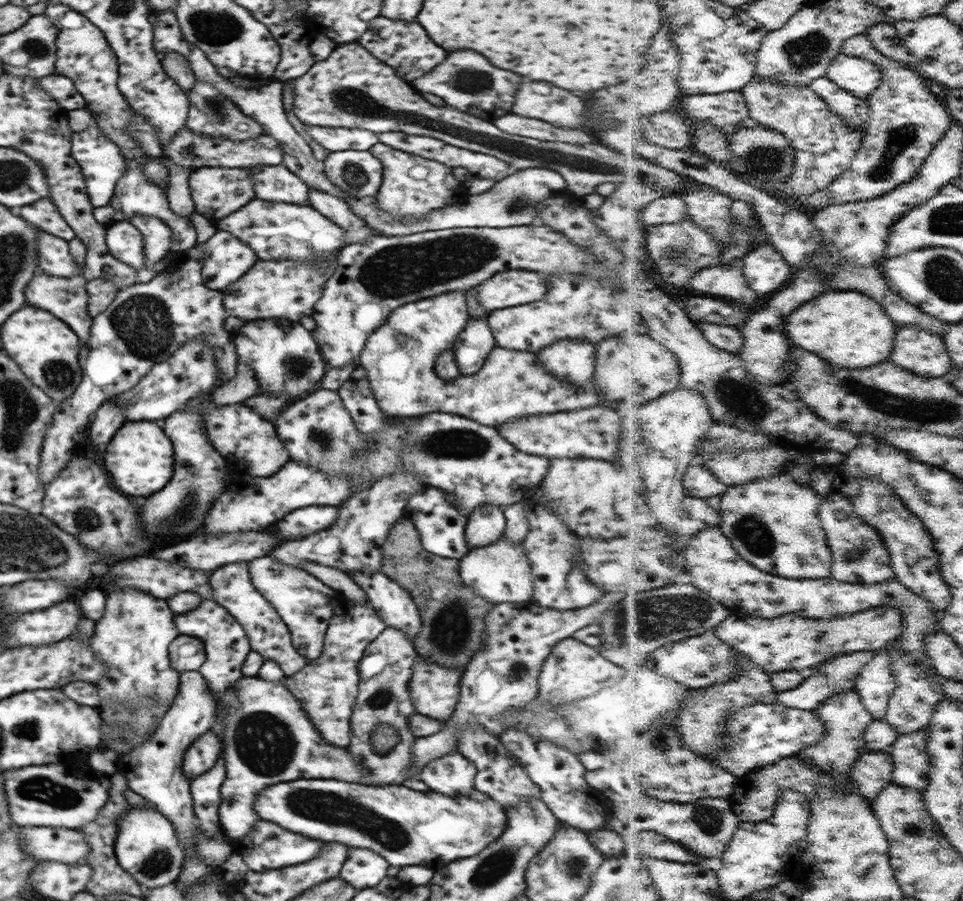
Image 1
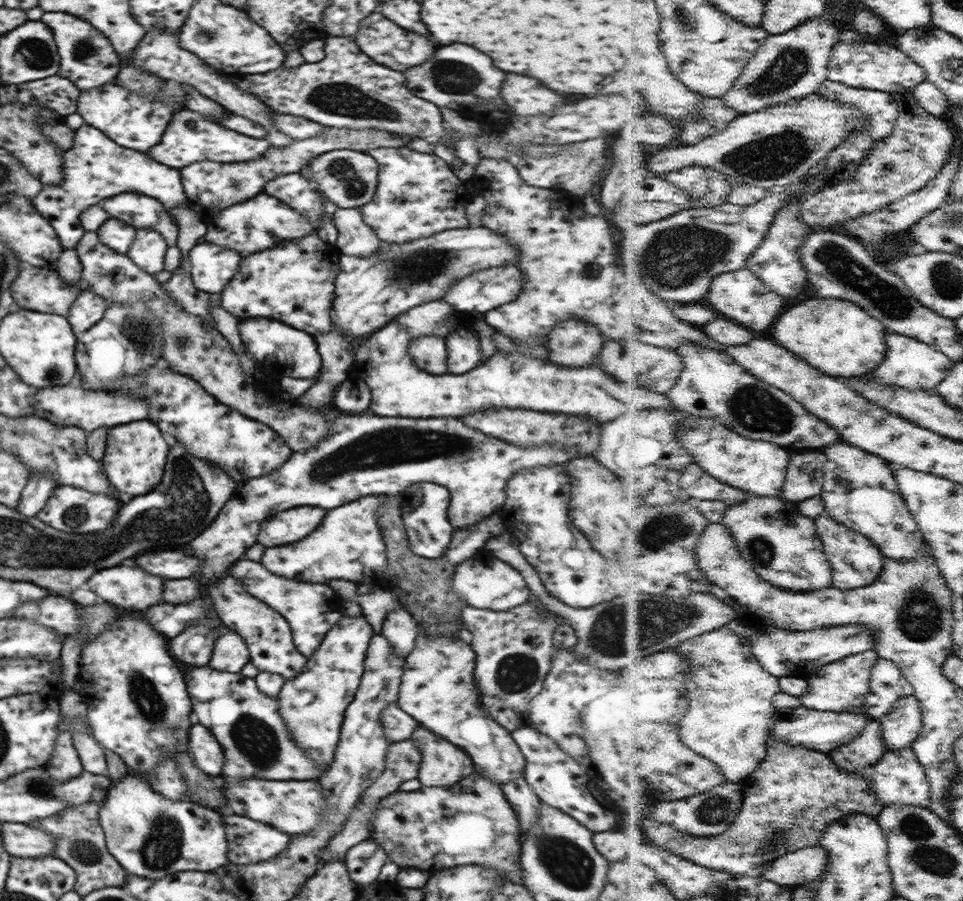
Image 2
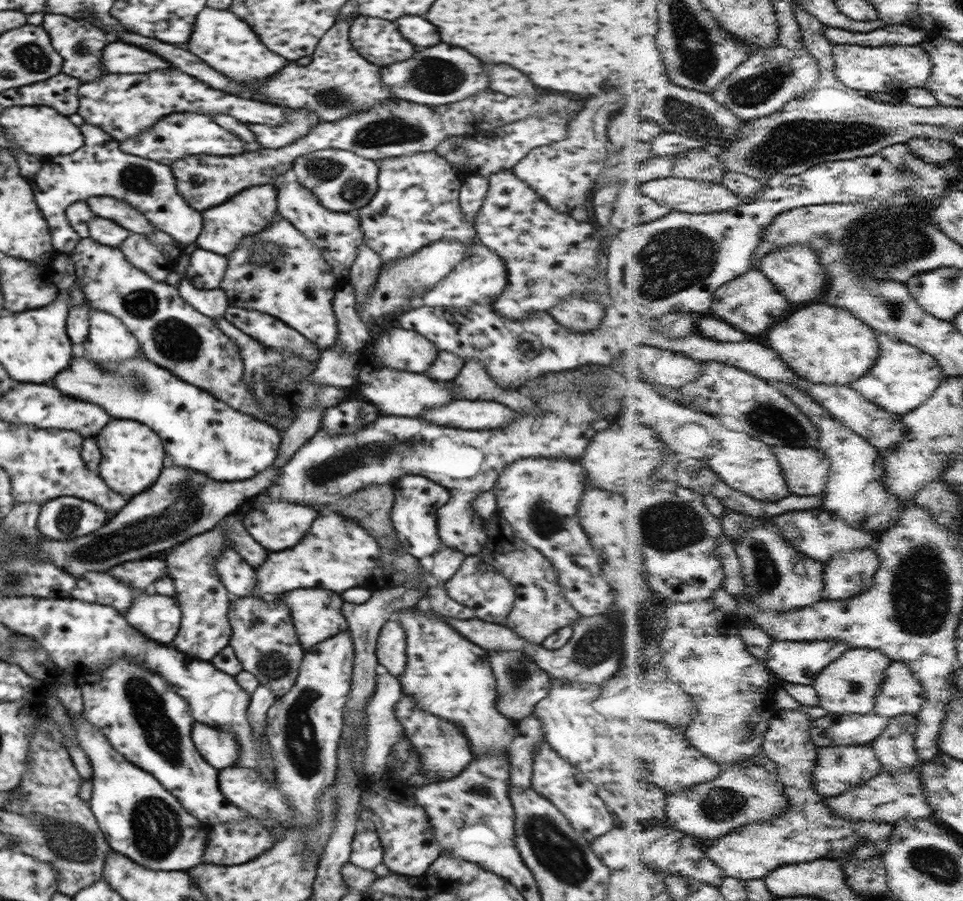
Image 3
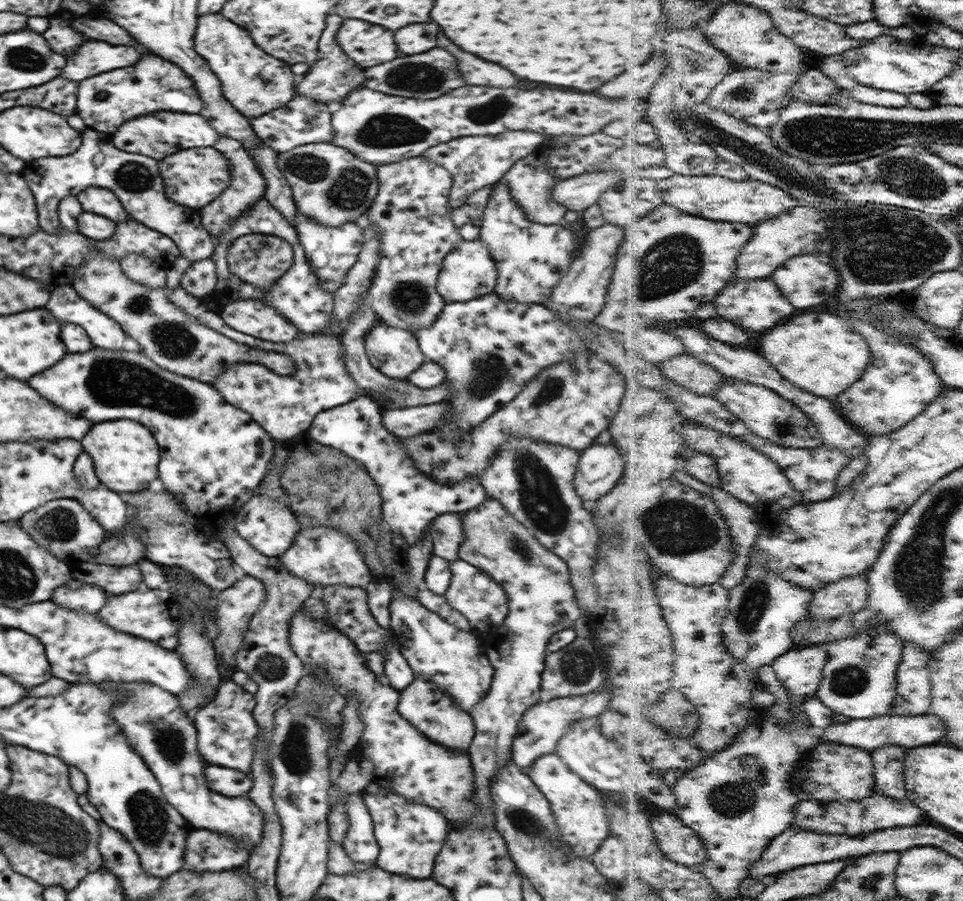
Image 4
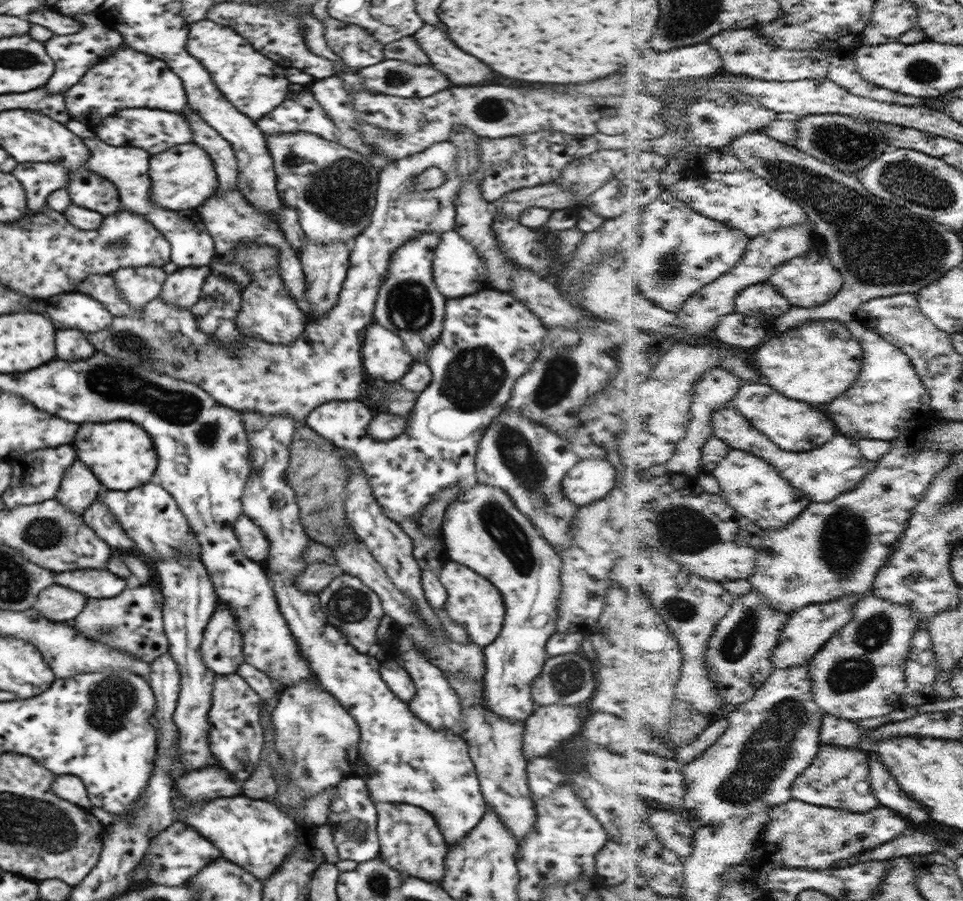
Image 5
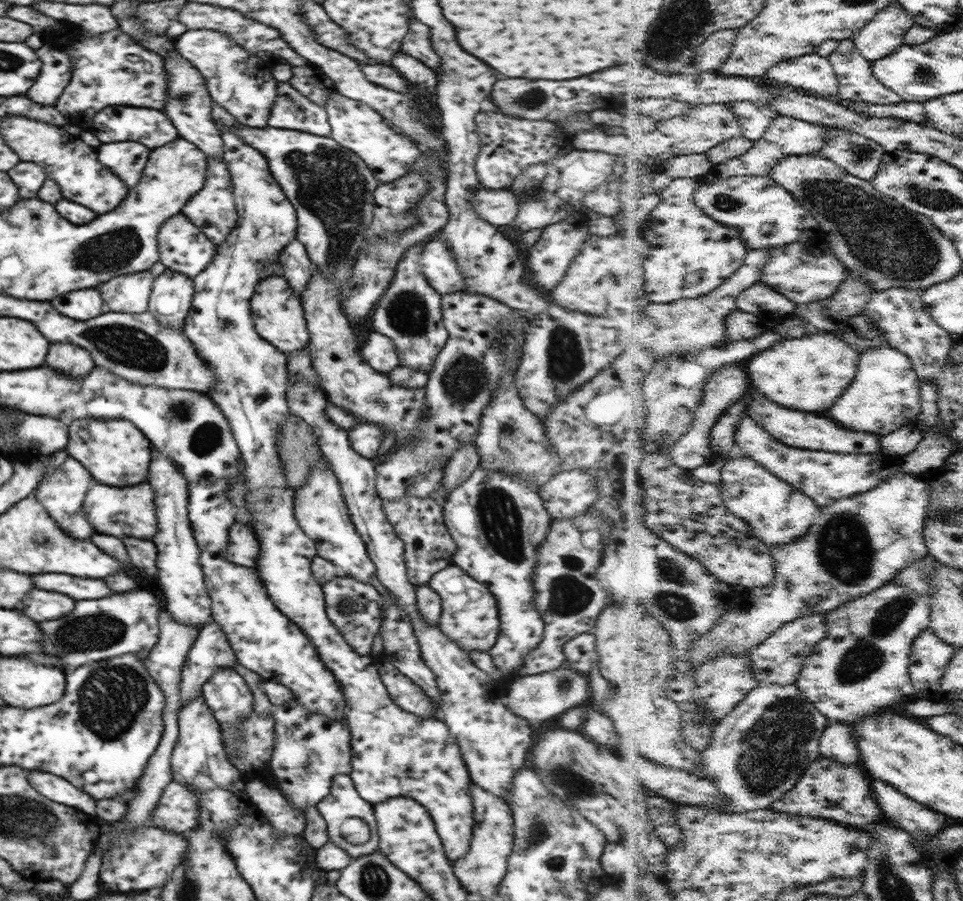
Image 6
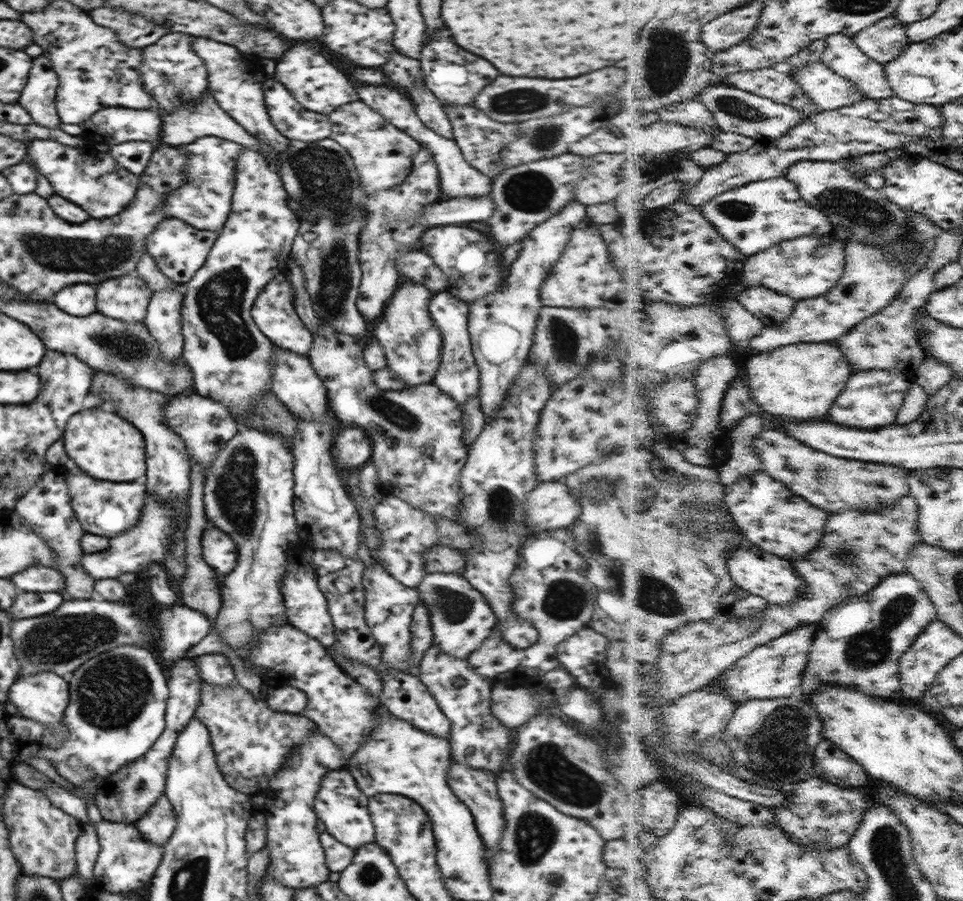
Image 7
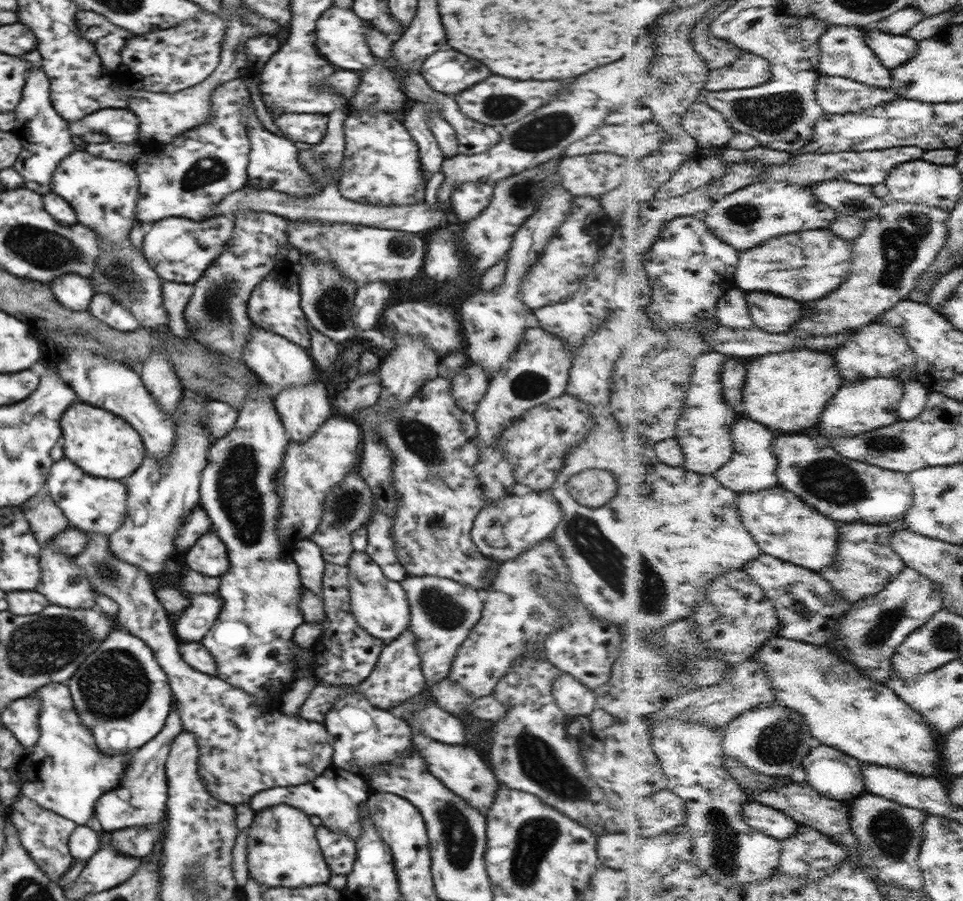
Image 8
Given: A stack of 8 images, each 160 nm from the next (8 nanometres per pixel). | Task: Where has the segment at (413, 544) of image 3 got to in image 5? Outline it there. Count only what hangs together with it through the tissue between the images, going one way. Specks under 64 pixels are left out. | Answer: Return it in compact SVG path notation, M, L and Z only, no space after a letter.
M486 288L472 296L447 299L445 317L439 339L421 356L421 362L431 368L433 379L421 392L409 413L405 431L392 440L374 440L367 433L374 411L361 401L343 400L321 404L305 418L305 424L336 448L354 453L362 463L366 480L382 514L400 524L405 518L419 516L426 506L432 504L438 492L458 486L456 499L477 484L475 456L487 426L500 414L511 399L517 378L534 364L542 350L543 340L549 334L548 327L521 301L513 296Z

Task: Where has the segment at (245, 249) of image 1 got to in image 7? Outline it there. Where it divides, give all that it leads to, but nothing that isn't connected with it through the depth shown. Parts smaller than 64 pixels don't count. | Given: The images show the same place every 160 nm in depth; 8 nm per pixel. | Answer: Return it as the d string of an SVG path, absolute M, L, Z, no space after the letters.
M185 283L154 291L147 306L143 323L159 342L165 360L175 362L183 353L181 306L186 292Z

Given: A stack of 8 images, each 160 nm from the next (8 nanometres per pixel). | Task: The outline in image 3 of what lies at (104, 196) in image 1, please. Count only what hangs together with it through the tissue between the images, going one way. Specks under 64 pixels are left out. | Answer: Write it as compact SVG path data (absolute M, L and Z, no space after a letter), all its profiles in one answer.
M80 126L84 144L66 155L47 156L38 176L30 179L34 198L44 215L51 232L51 243L57 253L69 254L81 239L70 226L66 208L91 196L107 196L126 201L132 208L144 212L152 226L169 234L184 247L197 244L203 227L201 213L194 210L178 194L174 173L169 165L122 152L119 142L99 127Z

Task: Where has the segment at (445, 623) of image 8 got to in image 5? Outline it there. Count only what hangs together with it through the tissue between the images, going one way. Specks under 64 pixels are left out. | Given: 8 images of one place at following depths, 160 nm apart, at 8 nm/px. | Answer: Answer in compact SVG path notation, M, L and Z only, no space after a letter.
M449 560L438 573L441 585L447 592L443 608L448 618L459 624L474 644L485 647L493 643L506 618L506 608L501 592L487 578L452 560Z

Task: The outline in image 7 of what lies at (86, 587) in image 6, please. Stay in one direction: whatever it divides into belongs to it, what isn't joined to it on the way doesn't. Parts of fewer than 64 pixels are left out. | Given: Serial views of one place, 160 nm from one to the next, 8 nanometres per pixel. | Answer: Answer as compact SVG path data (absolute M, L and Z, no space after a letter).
M39 562L31 564L20 572L9 576L20 592L61 592L65 576L52 567L42 566Z

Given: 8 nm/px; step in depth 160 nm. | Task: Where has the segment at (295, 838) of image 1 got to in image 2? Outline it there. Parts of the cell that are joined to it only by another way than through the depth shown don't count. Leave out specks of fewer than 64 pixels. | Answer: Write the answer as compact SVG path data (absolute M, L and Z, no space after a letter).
M234 813L221 817L228 841L230 863L265 863L289 847L291 835L256 820Z

